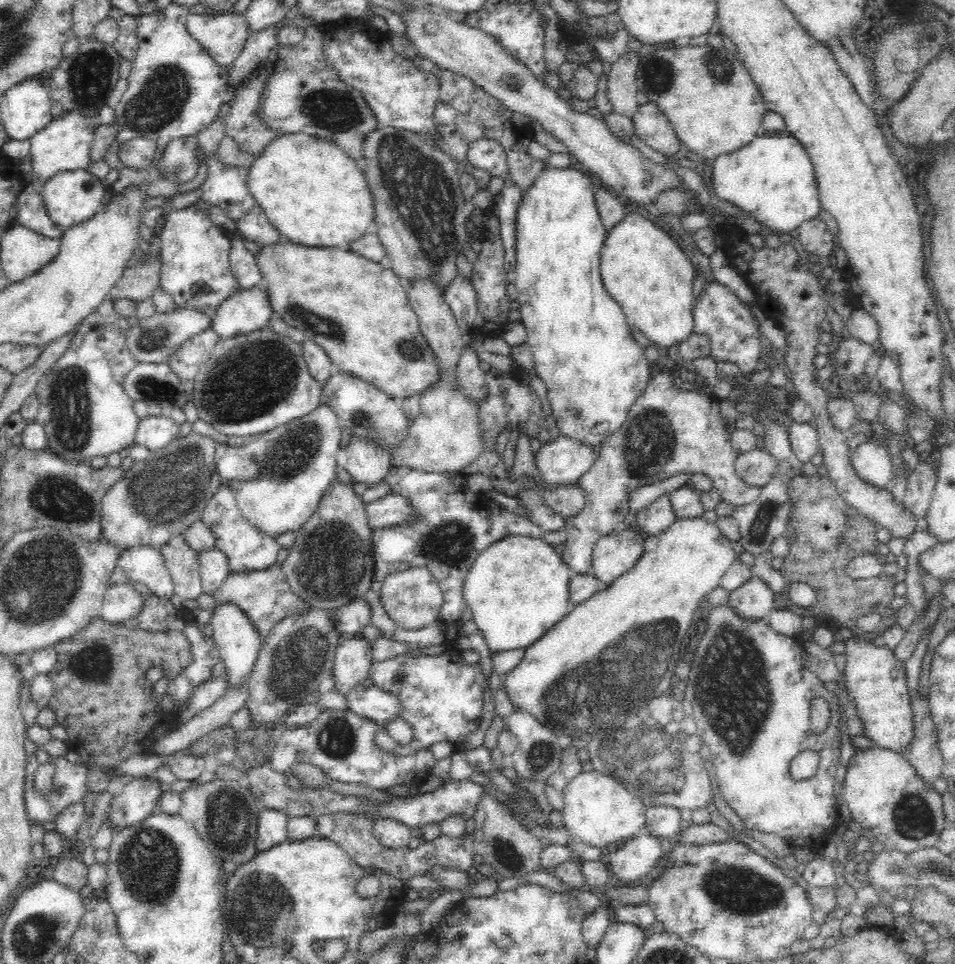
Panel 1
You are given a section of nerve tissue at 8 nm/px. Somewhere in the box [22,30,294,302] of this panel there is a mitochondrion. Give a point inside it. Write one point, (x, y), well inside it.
(158, 103)

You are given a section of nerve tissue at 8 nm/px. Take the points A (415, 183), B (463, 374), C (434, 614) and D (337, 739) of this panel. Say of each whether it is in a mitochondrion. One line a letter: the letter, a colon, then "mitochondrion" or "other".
A: mitochondrion
B: other
C: other
D: mitochondrion

